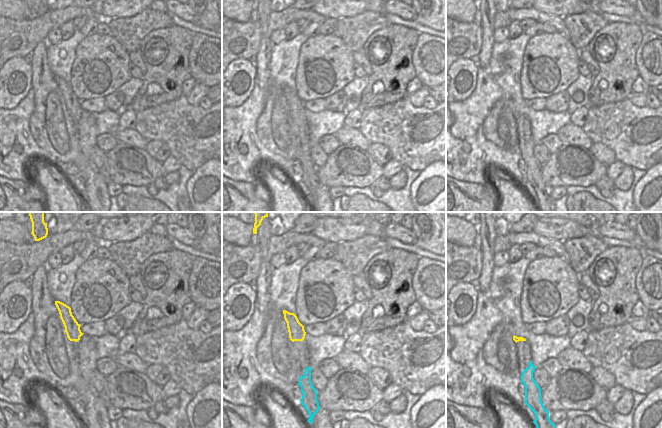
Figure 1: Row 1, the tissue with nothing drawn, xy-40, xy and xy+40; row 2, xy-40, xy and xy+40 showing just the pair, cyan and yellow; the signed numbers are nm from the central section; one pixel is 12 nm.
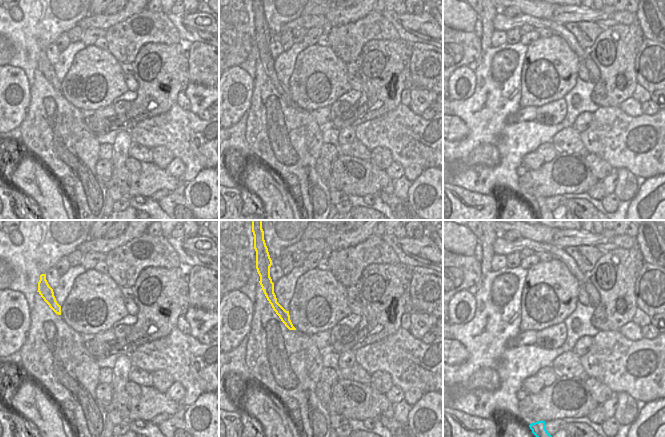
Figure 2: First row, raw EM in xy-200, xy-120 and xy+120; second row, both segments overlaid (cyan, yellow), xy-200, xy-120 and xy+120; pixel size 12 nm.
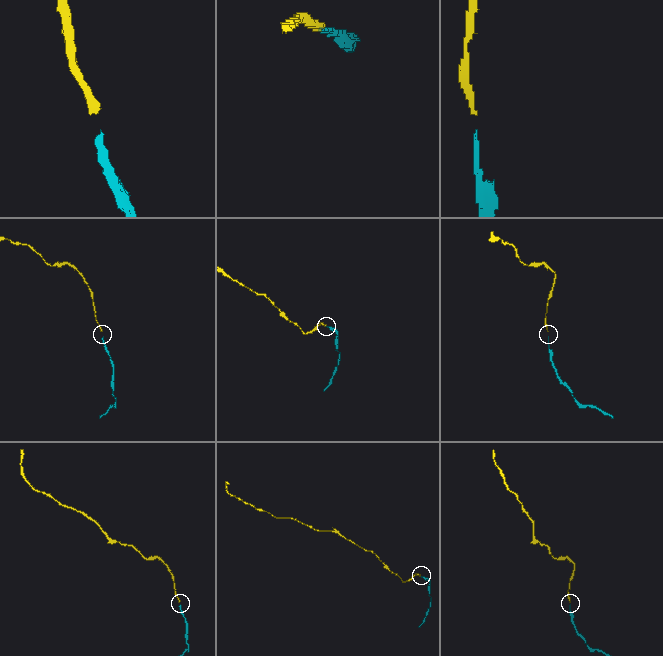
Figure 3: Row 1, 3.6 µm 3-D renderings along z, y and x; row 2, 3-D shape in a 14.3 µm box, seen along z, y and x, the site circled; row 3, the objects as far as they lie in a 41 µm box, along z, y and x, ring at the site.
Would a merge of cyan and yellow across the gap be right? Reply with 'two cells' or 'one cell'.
one cell

